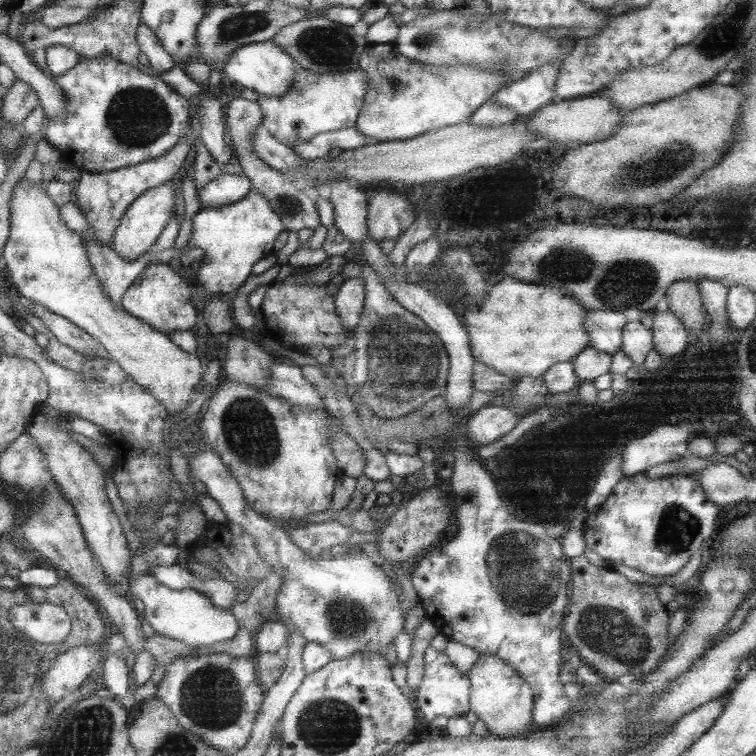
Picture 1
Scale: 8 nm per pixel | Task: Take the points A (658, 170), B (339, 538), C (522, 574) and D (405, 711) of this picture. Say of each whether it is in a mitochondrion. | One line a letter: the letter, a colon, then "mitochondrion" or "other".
A: mitochondrion
B: other
C: mitochondrion
D: other

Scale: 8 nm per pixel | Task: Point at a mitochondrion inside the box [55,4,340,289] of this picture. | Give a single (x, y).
(137, 117)

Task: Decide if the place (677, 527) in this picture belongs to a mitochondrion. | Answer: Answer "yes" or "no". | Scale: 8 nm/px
yes

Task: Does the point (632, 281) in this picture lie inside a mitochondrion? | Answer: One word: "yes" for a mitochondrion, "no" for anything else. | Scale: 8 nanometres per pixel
yes

